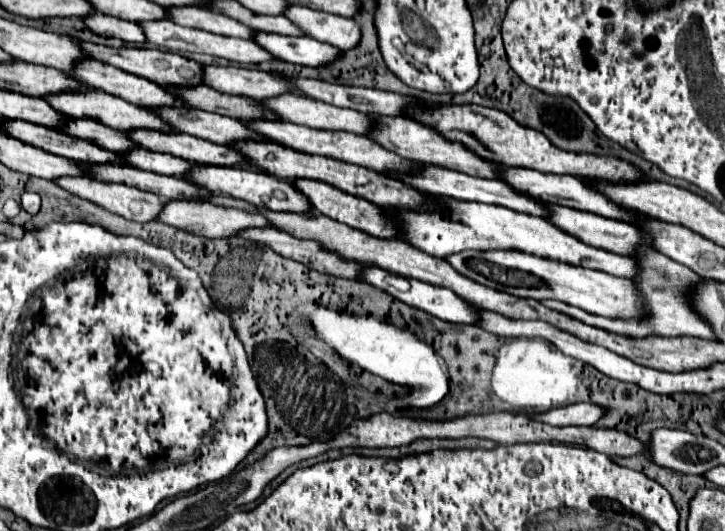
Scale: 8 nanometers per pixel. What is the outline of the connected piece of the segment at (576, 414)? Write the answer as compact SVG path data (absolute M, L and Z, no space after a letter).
M571 404L559 410L549 410L547 414L533 416L535 420L553 424L553 426L593 426L605 414L603 406L597 404Z

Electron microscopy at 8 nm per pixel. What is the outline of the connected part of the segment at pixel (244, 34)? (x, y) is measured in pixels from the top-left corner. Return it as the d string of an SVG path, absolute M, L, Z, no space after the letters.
M187 6L187 10L167 10L167 14L171 14L171 20L181 26L207 30L207 32L221 34L221 36L253 40L257 34L253 28L249 28L221 12L213 12L213 10L191 10Z

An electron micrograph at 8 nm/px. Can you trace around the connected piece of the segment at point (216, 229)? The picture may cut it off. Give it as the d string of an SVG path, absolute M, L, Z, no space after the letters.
M175 200L175 202L167 202L167 210L163 210L163 218L159 218L161 222L187 230L191 234L199 234L205 238L233 238L243 230L249 228L267 228L273 226L263 214L259 212L247 212L247 210L239 210L239 208L225 208L225 206L217 206L211 202L187 202L187 200Z

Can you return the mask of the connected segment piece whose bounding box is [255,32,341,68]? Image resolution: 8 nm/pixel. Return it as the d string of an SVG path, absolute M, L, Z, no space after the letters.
M261 32L259 38L255 38L265 50L271 50L277 58L291 62L291 64L301 64L309 68L321 68L327 64L333 64L341 54L335 46L323 44L315 38L287 38L279 34L267 34Z

